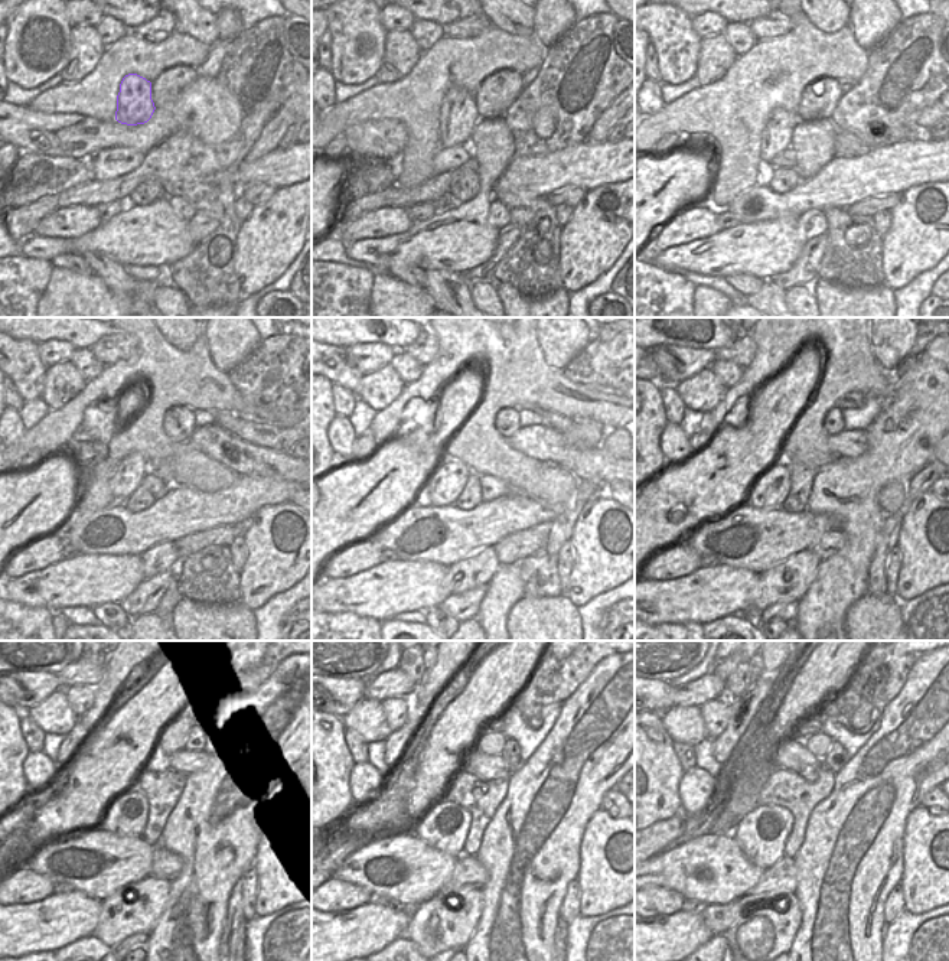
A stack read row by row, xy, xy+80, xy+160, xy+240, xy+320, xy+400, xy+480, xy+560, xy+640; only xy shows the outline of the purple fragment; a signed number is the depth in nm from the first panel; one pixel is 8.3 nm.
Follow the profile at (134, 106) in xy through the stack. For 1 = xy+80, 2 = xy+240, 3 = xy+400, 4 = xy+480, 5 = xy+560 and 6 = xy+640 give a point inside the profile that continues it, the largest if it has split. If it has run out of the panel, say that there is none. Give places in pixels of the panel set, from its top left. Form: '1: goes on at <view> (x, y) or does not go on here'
1: goes on at xy+80 (459, 116)
2: goes on at xy+240 (131, 469)
3: goes on at xy+400 (769, 491)
4: goes on at xy+480 (126, 815)
5: goes on at xy+560 (444, 826)
6: goes on at xy+640 (762, 834)

